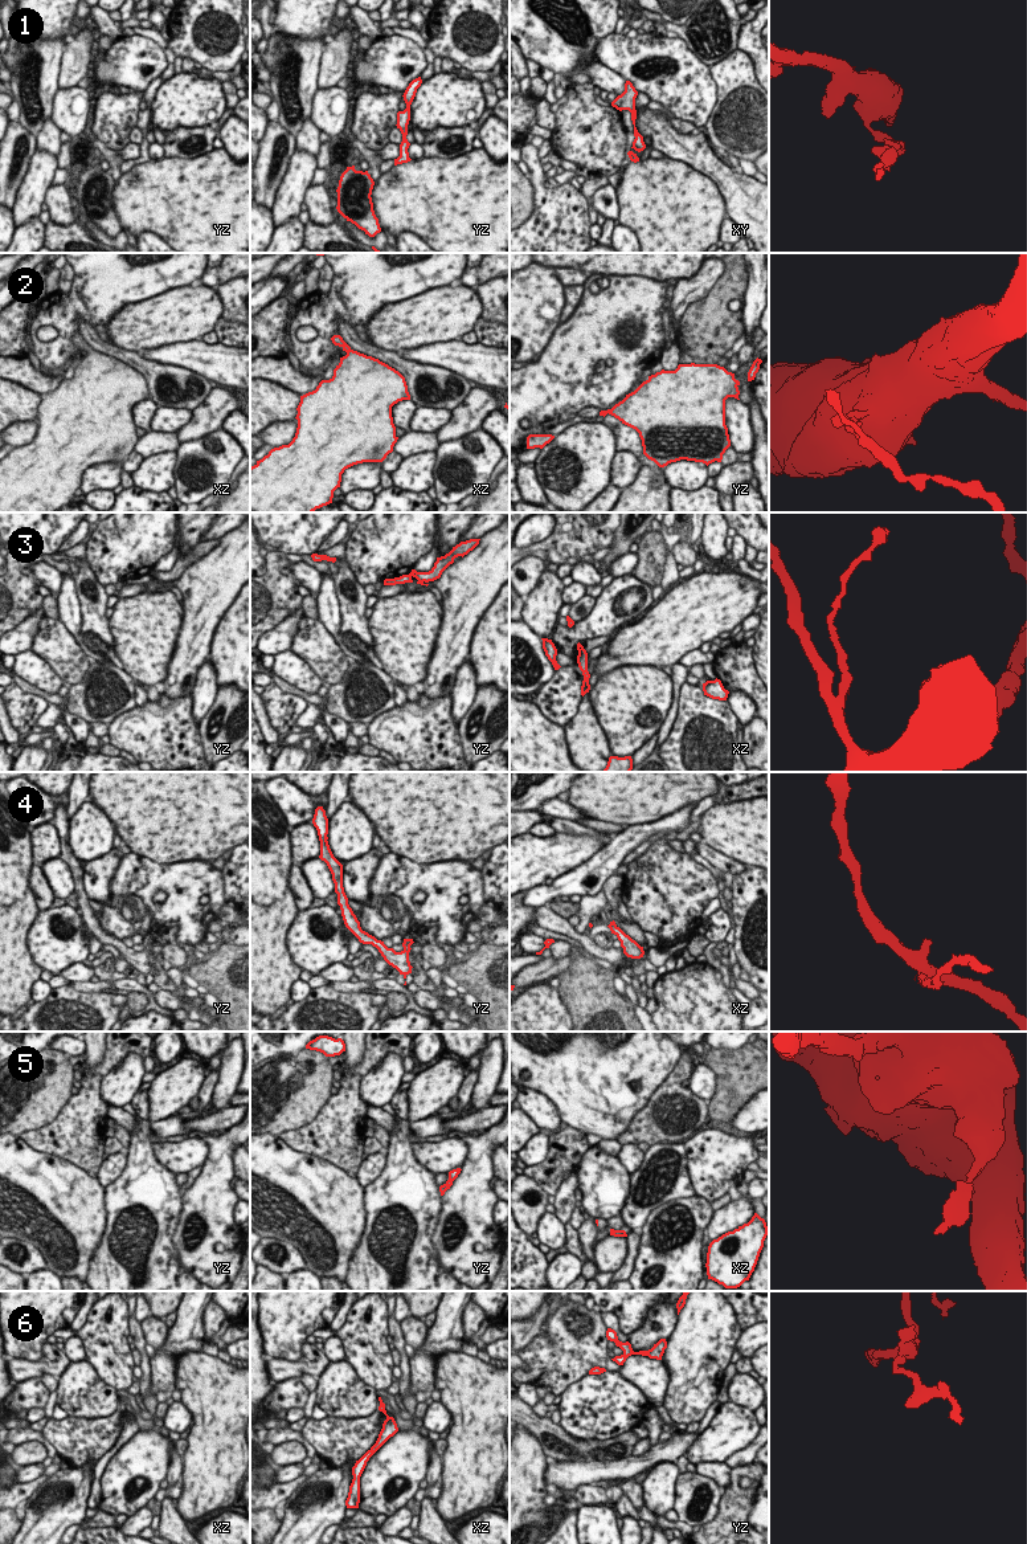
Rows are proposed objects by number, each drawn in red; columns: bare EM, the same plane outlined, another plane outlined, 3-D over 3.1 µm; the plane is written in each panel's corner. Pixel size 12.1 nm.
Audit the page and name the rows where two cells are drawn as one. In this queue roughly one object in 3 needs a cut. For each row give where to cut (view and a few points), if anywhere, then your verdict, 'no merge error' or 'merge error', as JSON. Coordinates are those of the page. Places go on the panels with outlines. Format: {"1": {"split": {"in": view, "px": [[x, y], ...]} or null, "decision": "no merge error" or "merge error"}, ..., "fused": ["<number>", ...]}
{"1": {"split": null, "decision": "no merge error"}, "2": {"split": null, "decision": "no merge error"}, "3": {"split": {"in": "xz", "px": [[582, 681], [588, 685]]}, "decision": "merge error"}, "4": {"split": {"in": "yz", "px": [[400, 972], [405, 976]]}, "decision": "merge error"}, "5": {"split": null, "decision": "no merge error"}, "6": {"split": null, "decision": "no merge error"}, "fused": ["3", "4"]}

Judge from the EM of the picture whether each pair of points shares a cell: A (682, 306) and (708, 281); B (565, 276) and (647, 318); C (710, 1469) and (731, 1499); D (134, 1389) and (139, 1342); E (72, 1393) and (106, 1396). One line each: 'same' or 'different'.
A: same
B: different
C: different
D: different
E: same

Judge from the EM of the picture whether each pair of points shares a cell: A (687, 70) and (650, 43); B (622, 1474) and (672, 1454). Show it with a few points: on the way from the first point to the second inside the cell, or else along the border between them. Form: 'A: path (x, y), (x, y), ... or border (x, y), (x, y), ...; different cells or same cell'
A: path (678, 65), (659, 52); same cell
B: path (634, 1466), (661, 1454); same cell

